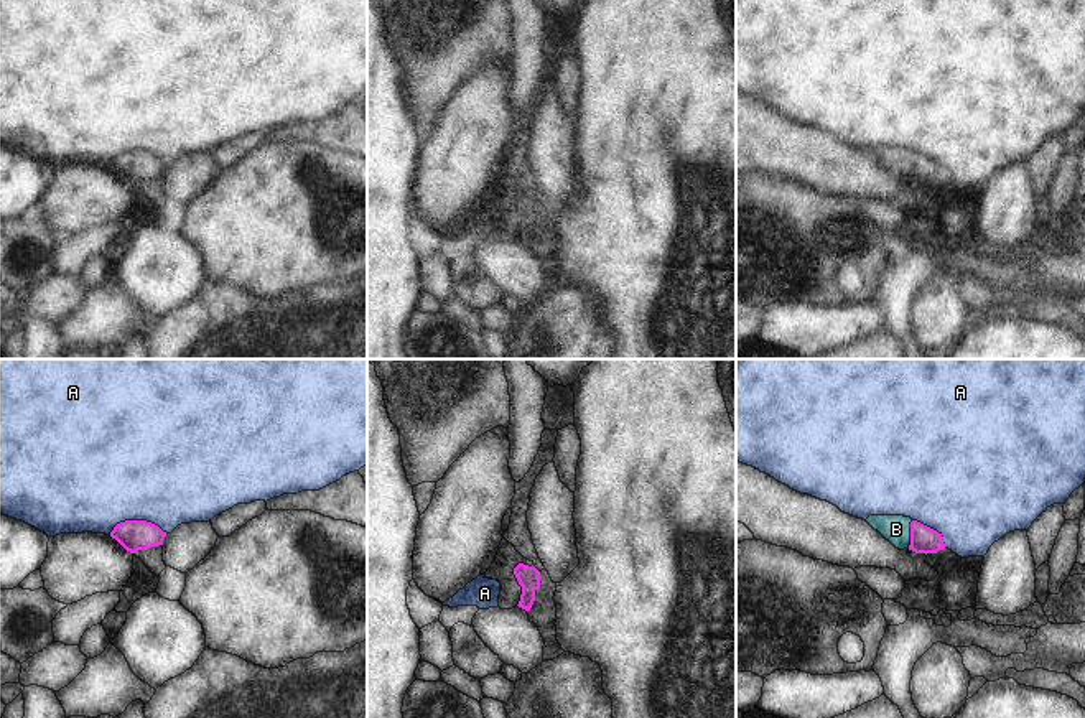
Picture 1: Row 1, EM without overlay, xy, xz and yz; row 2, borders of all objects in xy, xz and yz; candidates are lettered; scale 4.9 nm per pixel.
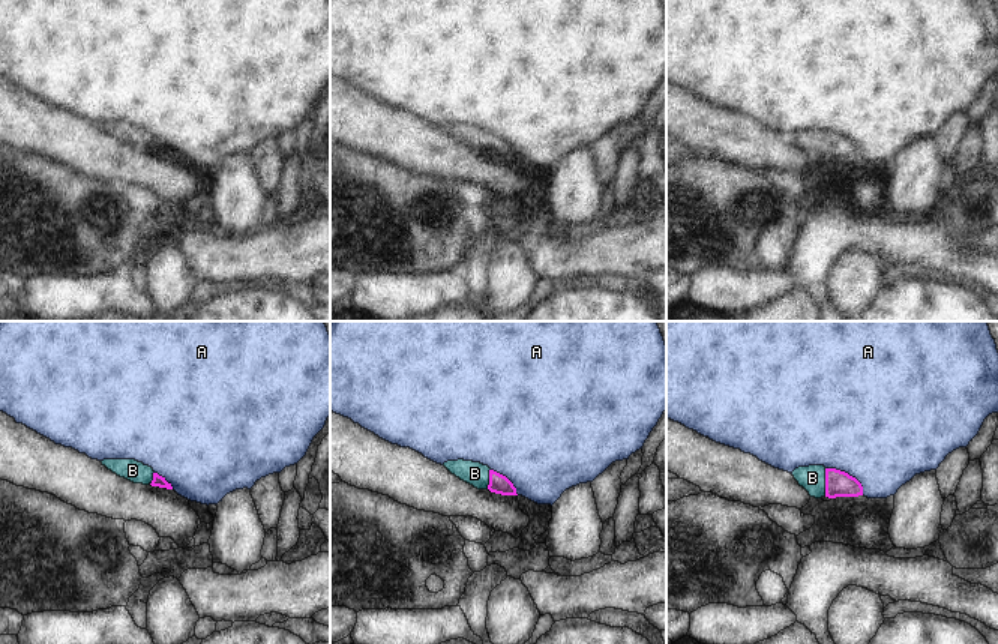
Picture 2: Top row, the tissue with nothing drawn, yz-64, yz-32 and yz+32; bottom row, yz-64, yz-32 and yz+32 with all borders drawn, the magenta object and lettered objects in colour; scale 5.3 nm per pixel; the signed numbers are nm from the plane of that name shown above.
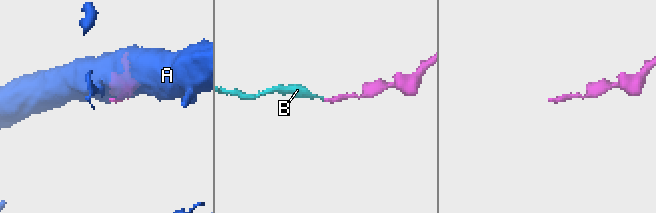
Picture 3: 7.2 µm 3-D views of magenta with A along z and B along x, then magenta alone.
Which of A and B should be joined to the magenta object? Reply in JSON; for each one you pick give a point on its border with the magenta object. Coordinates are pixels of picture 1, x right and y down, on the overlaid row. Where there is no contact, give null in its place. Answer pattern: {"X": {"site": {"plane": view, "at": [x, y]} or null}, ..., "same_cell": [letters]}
{"B": {"site": {"plane": "yz", "at": [911, 534]}}, "same_cell": ["B"]}

